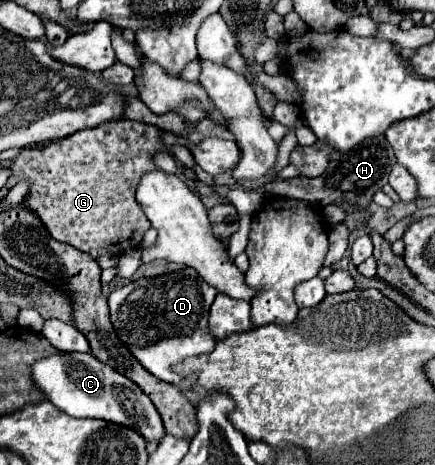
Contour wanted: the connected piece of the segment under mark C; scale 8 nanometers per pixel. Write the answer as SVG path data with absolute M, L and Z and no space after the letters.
M60 353L36 361L32 365L32 375L42 393L64 413L72 417L104 419L128 429L136 429L146 441L160 441L166 437L160 413L154 409L150 397L132 383L128 377L120 375L112 367L100 363L92 353Z

